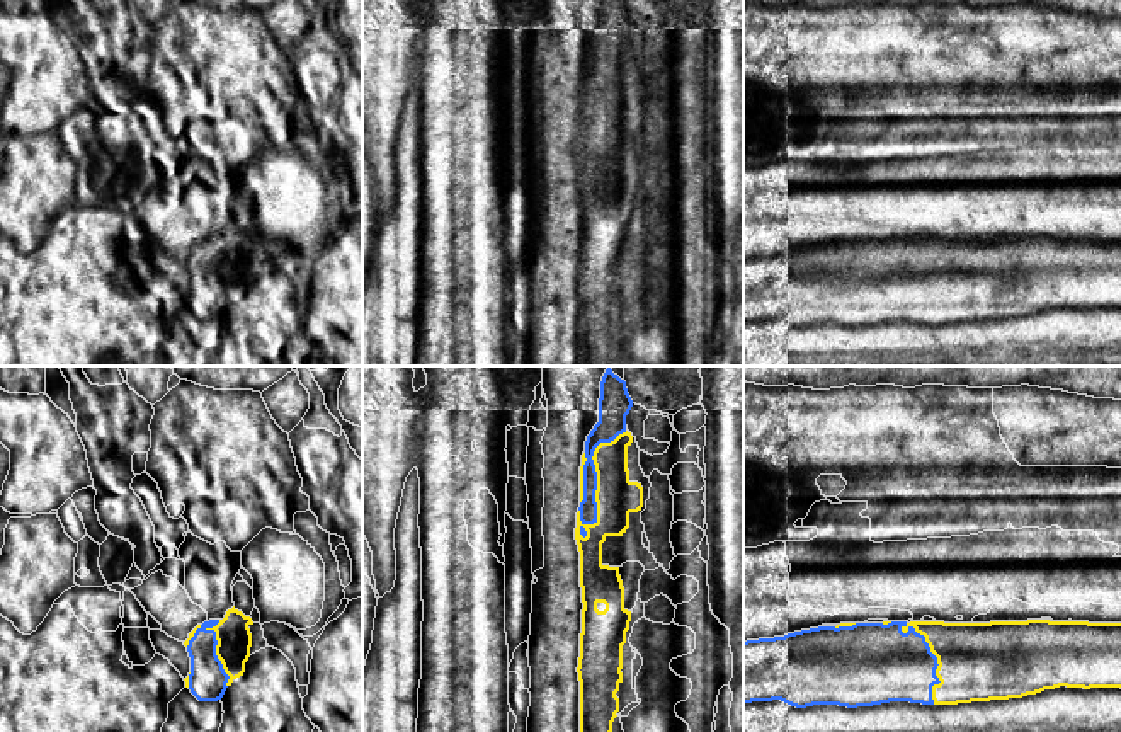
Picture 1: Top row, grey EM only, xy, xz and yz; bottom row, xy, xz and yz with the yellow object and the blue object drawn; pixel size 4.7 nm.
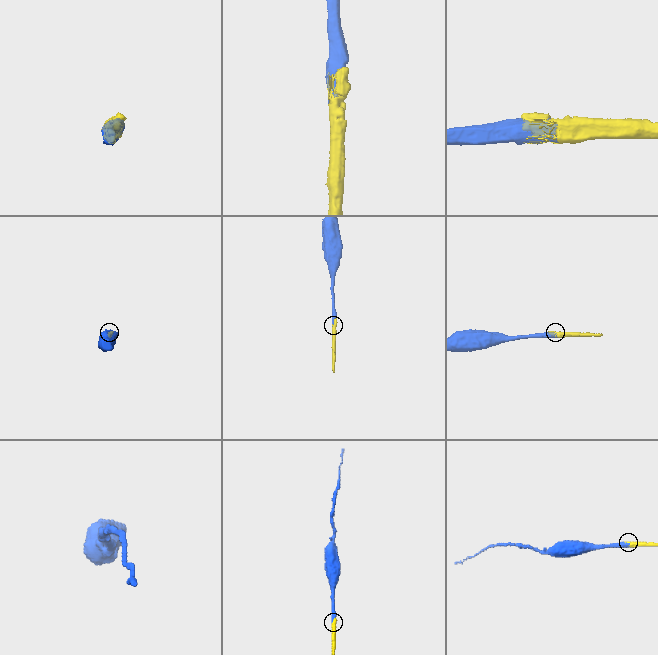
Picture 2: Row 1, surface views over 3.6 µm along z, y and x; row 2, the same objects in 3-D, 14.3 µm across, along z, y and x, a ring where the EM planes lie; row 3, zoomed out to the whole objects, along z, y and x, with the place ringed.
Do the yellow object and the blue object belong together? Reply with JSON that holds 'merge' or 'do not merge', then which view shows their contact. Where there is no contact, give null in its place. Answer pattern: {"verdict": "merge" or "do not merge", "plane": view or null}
{"verdict": "merge", "plane": "xz"}

